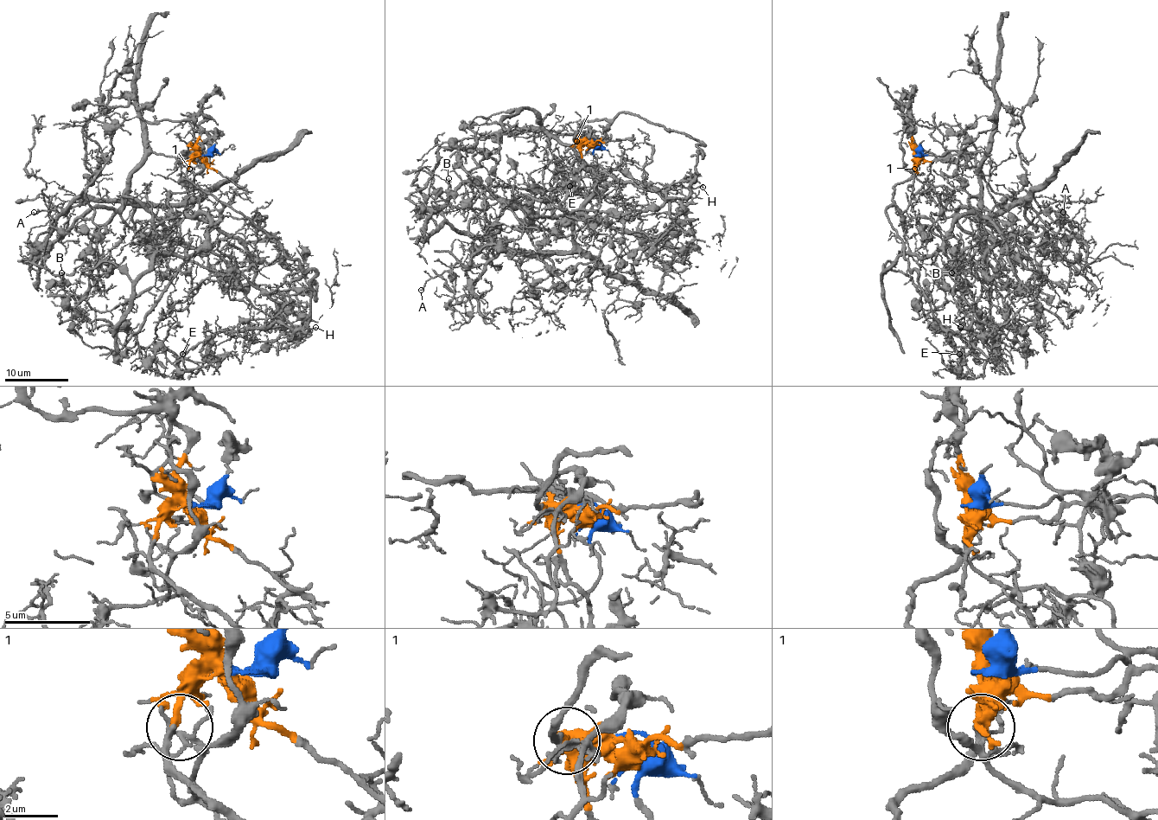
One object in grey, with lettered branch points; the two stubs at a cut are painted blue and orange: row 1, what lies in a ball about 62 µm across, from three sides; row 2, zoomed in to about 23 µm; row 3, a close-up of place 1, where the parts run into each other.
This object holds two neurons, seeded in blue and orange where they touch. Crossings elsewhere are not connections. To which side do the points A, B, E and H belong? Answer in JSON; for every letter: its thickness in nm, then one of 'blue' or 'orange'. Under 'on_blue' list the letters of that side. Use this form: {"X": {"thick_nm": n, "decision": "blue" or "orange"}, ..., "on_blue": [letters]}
{"A": {"thick_nm": 160, "decision": "blue"}, "B": {"thick_nm": 120, "decision": "blue"}, "E": {"thick_nm": 150, "decision": "orange"}, "H": {"thick_nm": 170, "decision": "orange"}, "on_blue": ["A", "B"]}

